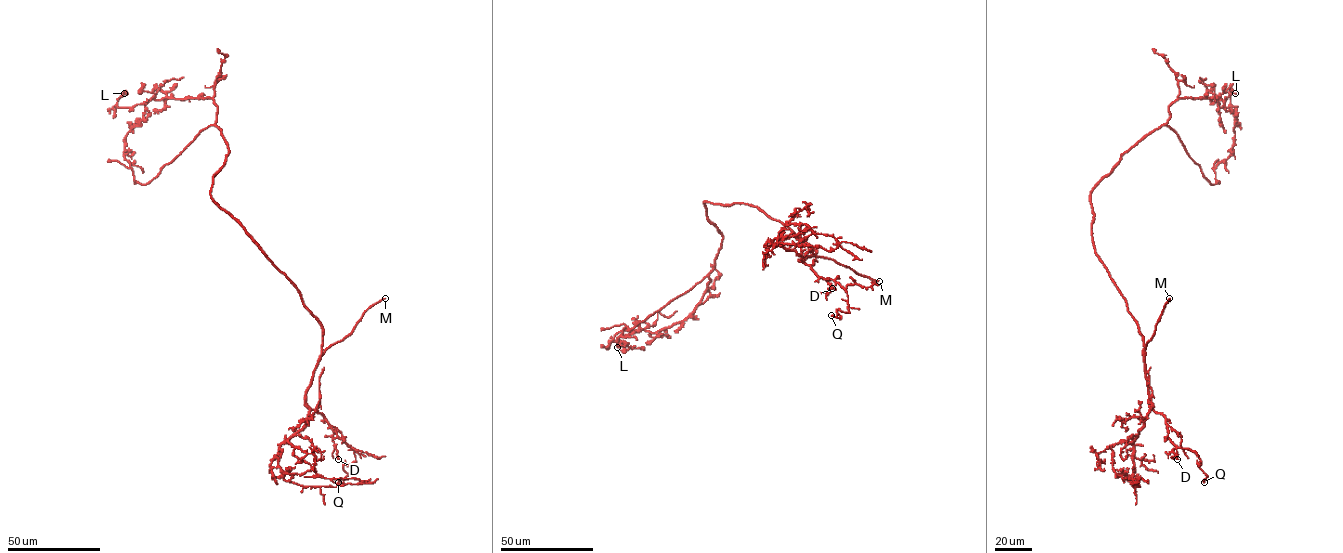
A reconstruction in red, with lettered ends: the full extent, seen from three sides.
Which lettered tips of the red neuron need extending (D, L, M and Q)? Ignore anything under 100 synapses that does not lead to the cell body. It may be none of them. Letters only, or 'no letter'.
M

